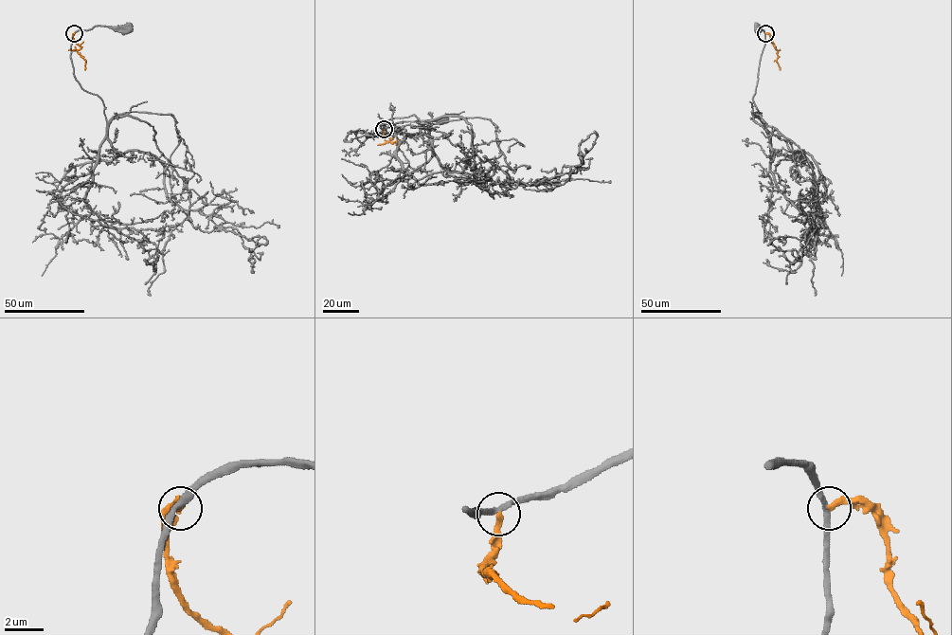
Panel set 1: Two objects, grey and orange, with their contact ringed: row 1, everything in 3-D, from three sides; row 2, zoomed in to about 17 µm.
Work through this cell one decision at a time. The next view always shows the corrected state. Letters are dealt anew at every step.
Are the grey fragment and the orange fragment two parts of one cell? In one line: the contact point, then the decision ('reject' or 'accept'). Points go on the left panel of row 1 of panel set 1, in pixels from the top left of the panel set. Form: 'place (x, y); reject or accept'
place (74, 33); reject

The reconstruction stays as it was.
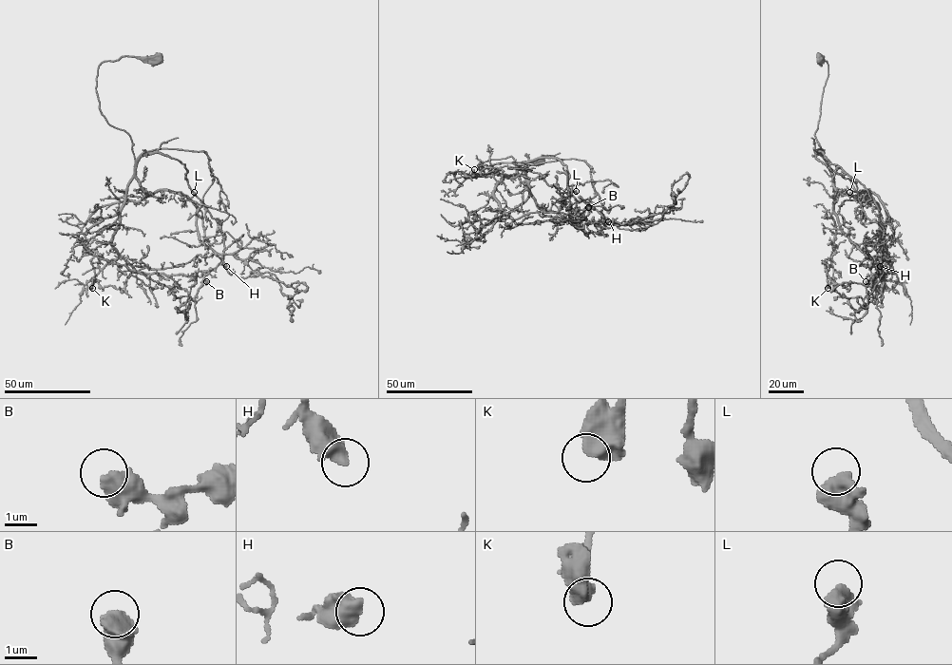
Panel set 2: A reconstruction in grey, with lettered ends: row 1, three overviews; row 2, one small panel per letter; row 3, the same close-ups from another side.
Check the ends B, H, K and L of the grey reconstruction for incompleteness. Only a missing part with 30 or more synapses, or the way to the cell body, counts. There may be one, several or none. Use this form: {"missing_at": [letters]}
{"missing_at": ["H"]}

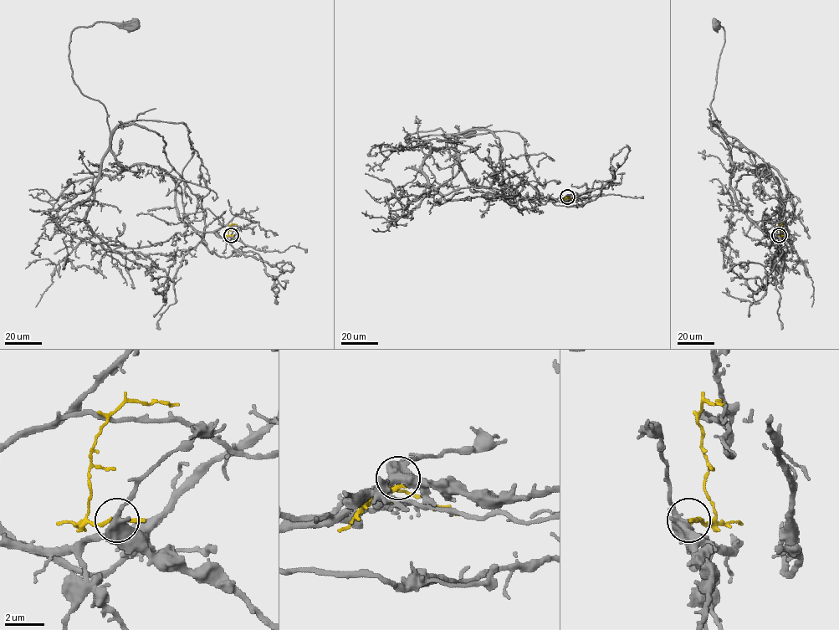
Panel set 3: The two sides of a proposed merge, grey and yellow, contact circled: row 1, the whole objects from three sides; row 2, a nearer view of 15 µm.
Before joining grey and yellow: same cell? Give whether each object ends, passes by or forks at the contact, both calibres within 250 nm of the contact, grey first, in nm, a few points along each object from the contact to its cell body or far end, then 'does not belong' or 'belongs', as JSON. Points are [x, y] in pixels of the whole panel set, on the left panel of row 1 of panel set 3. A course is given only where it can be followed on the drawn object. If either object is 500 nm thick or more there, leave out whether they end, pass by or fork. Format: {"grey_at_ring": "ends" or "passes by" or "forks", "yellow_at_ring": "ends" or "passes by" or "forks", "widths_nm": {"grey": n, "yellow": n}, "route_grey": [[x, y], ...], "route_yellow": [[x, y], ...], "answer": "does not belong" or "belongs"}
{"grey_at_ring": "passes by", "yellow_at_ring": "passes by", "widths_nm": {"grey": 480, "yellow": 180}, "route_grey": [[231, 235], [182, 219], [176, 182], [159, 167], [123, 170], [104, 106], [73, 79], [74, 30], [133, 25]], "route_yellow": [[231, 235], [227, 234], [229, 226], [237, 224]], "answer": "does not belong"}

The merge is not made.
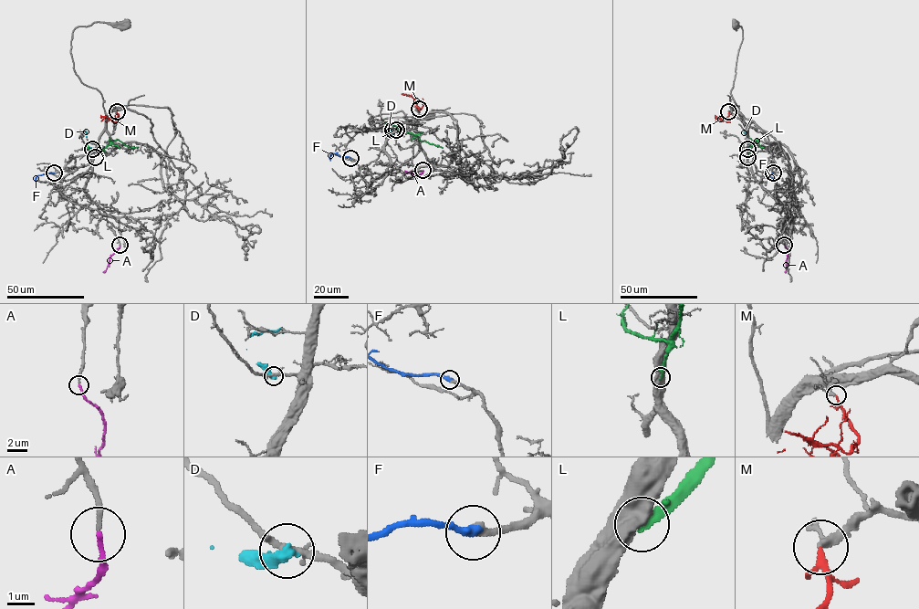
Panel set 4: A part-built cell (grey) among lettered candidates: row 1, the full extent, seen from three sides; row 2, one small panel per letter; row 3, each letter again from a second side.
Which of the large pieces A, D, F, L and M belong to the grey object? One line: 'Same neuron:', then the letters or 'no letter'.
Same neuron: A, F, M

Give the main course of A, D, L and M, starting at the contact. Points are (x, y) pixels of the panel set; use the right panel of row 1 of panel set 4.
A: (784, 245), (788, 251), (784, 272)
D: (747, 149), (748, 141), (744, 131)
L: (747, 157), (754, 141), (757, 139), (761, 147), (764, 147)
M: (728, 112), (723, 120), (716, 117), (715, 120)

